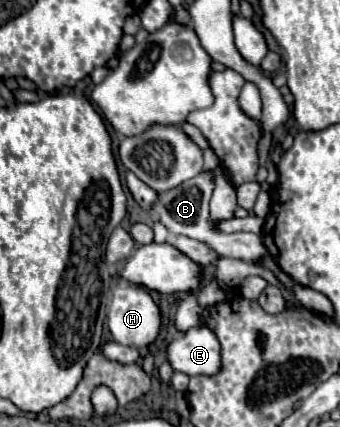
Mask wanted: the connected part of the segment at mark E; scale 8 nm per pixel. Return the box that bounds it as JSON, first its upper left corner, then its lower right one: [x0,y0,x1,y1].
[168,324,220,376]

